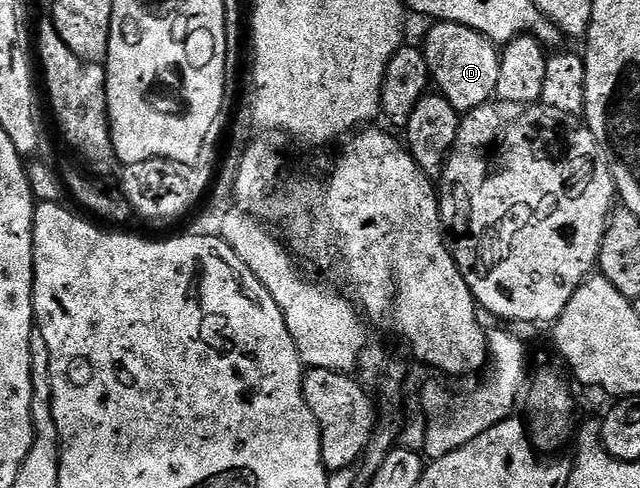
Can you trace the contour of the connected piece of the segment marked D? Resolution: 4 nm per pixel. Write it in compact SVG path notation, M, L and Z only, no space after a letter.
M458 22L433 23L422 51L429 66L431 81L459 114L487 105L497 93L501 58L497 45L482 33Z

